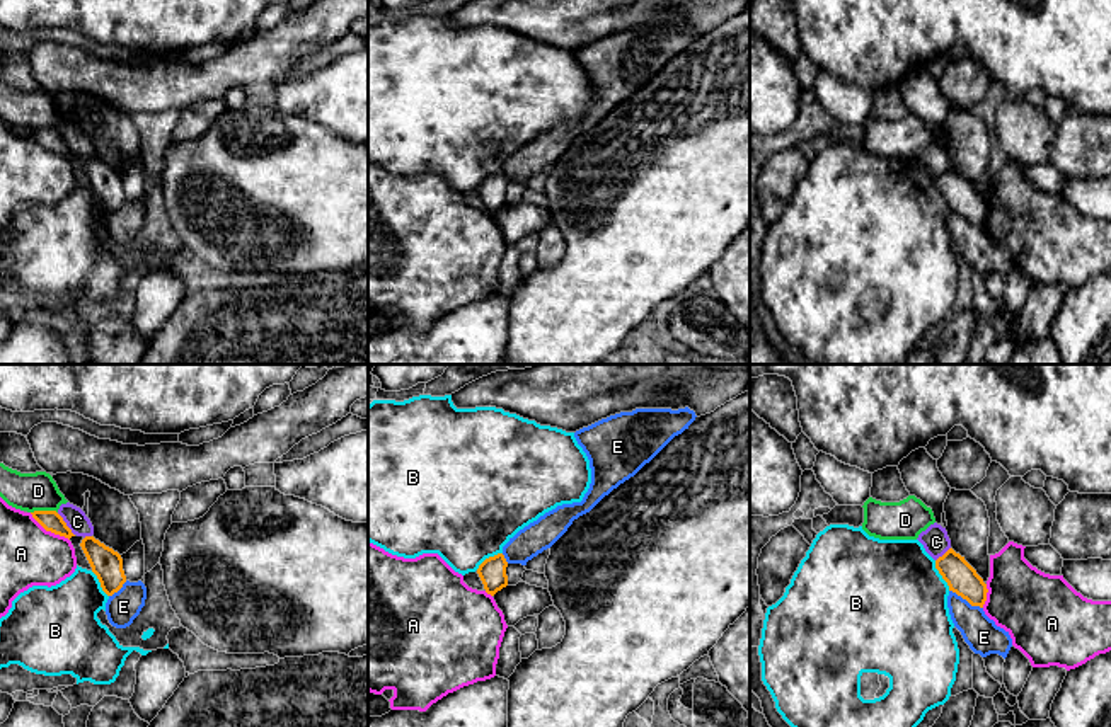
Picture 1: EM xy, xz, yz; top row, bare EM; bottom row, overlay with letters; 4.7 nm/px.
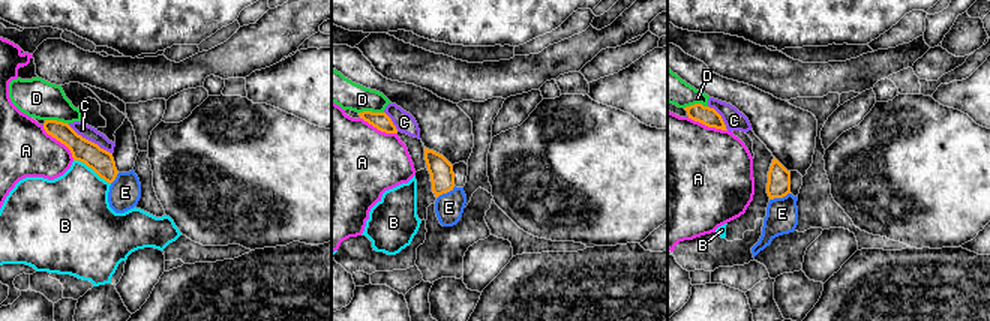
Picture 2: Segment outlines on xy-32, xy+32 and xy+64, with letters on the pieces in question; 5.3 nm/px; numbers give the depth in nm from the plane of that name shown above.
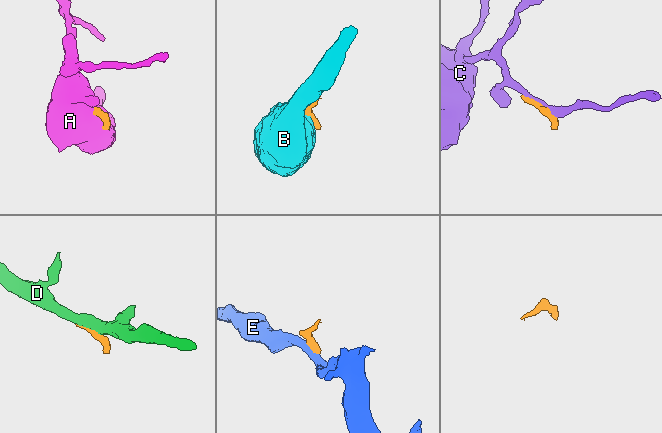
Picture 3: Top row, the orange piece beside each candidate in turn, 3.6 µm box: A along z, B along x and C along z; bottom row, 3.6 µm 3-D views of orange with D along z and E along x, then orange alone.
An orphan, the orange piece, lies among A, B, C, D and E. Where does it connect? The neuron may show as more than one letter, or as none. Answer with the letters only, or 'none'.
none

